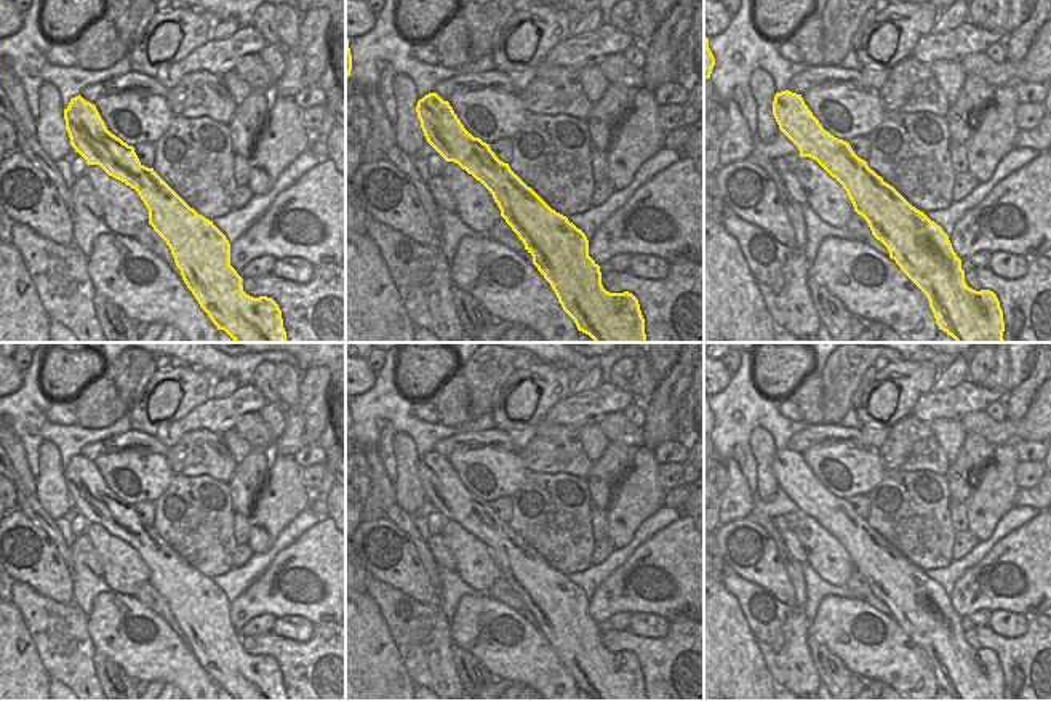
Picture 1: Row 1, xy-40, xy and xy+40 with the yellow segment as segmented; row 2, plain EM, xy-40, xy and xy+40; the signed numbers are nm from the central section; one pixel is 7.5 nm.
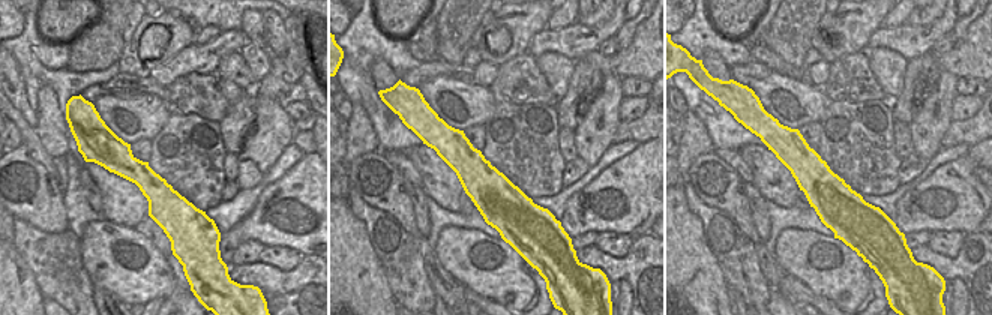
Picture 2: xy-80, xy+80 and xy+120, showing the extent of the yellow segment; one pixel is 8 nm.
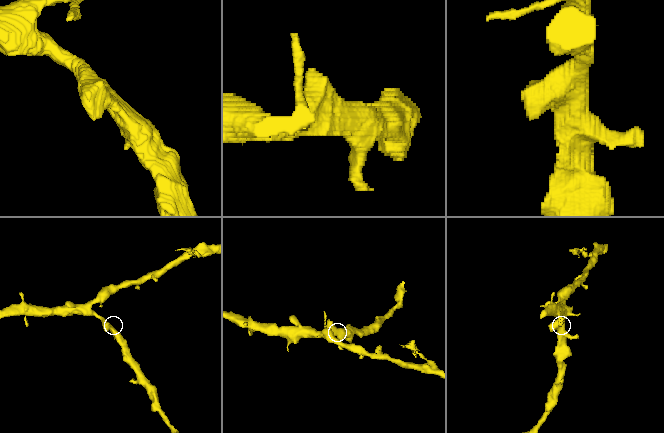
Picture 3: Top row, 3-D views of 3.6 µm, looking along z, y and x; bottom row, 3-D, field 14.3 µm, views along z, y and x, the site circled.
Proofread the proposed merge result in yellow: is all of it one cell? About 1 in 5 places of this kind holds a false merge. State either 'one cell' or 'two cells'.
one cell

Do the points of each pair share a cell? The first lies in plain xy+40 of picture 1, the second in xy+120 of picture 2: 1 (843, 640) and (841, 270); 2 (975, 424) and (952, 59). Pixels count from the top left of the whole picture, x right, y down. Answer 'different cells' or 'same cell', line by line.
1: same cell
2: same cell

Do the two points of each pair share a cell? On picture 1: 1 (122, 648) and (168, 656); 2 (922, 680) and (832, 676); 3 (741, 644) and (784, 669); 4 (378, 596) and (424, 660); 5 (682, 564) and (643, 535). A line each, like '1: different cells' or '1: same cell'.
1: same cell
2: different cells
3: different cells
4: same cell
5: different cells

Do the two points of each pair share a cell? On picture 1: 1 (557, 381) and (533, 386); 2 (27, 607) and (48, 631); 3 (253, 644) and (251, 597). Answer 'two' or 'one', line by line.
1: one
2: one
3: two

